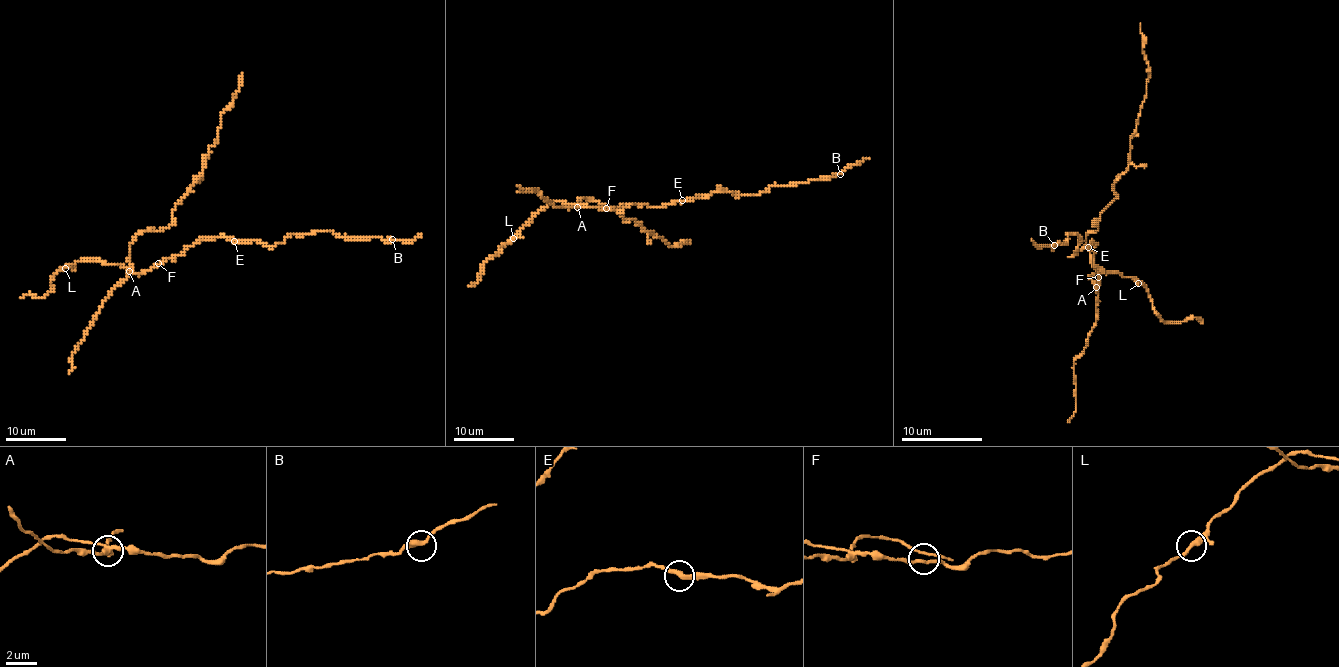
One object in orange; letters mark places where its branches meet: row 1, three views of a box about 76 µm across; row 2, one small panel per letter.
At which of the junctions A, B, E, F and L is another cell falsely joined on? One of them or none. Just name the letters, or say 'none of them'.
A

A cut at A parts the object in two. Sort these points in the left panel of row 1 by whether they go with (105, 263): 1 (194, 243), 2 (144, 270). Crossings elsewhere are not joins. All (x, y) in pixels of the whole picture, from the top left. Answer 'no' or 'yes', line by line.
1: yes
2: yes

